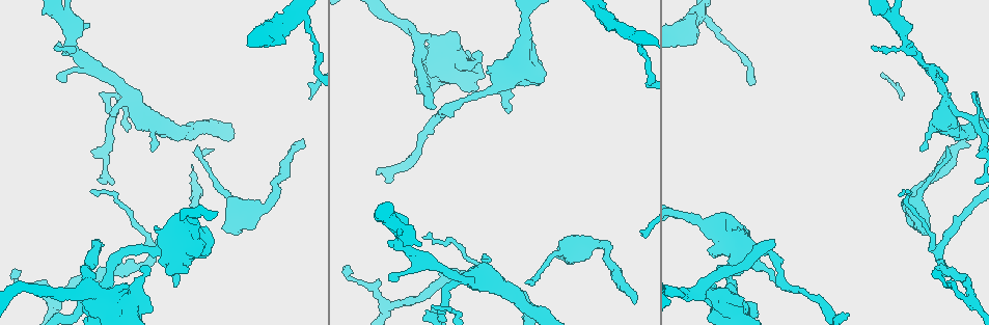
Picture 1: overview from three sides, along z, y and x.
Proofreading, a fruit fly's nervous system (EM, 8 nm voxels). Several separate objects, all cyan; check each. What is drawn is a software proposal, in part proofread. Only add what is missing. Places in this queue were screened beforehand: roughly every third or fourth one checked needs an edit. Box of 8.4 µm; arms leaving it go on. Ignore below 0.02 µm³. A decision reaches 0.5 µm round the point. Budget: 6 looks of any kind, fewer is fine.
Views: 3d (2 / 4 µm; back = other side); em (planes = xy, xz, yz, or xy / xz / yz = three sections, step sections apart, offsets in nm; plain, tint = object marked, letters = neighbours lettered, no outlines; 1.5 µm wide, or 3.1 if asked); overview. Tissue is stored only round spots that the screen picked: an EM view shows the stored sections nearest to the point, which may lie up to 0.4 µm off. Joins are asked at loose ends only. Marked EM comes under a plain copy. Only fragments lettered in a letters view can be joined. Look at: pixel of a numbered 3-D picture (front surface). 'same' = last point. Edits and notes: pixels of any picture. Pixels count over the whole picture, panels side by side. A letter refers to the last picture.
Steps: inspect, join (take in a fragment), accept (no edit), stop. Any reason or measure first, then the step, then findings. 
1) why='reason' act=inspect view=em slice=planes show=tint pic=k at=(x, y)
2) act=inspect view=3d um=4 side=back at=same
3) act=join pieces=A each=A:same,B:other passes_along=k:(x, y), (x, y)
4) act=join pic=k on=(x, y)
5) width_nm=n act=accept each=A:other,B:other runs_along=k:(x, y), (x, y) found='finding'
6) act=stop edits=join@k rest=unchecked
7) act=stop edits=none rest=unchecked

why='thick end' act=inspect view=3d um=4 pic=1 at=(124, 283)

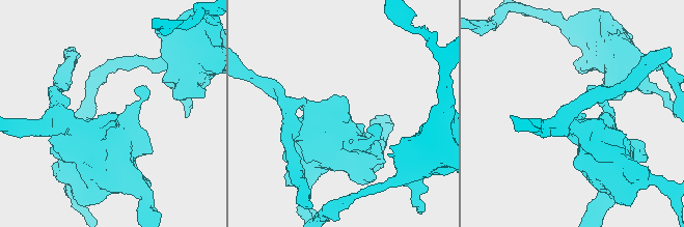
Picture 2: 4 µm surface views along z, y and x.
act=inspect view=em slice=yz step=4 show=tint pic=2 at=(344, 113)

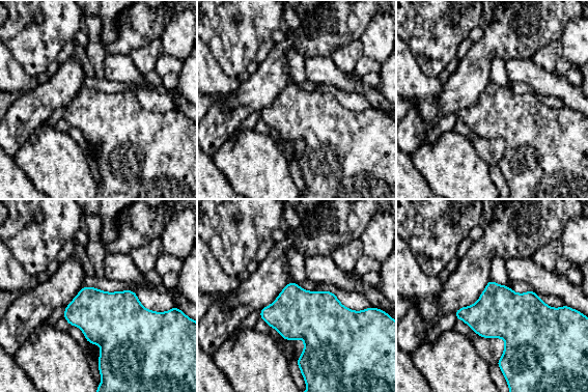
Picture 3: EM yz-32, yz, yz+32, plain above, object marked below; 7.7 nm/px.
why='another direction' act=inspect view=em slice=planes show=letters at=same

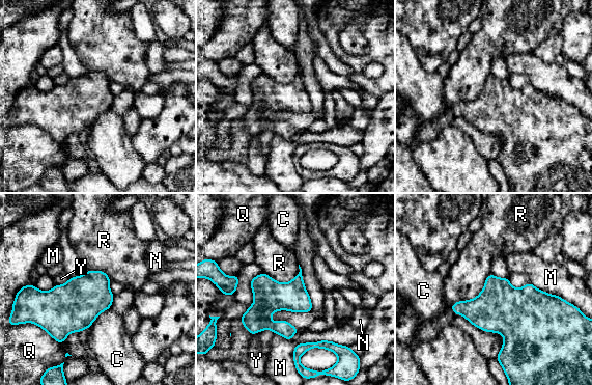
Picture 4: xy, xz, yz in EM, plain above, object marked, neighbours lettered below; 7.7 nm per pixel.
longest_contact=M:440nm act=accept each=C:other,M:other,N:other,Q:other,R:other,Y:other found='no lettered fragment goes on from it'

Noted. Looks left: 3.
act=inspect view=em slice=planes show=tint pic=1 at=(282, 43)

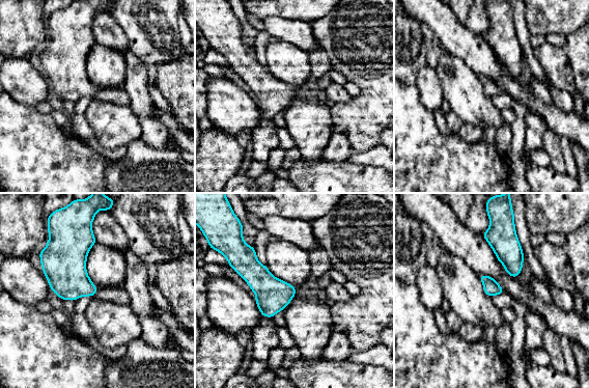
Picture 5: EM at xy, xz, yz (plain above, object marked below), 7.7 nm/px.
why='what lies round it' act=inspect view=em slice=planes show=letters at=same

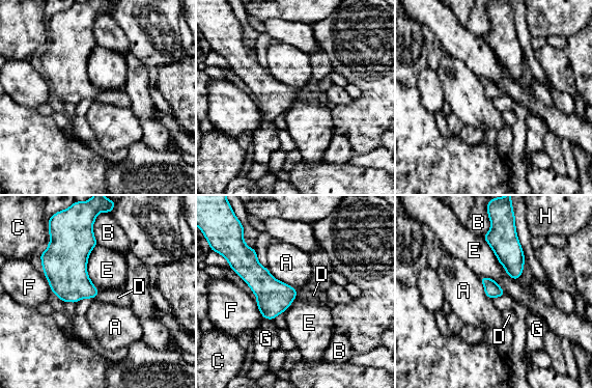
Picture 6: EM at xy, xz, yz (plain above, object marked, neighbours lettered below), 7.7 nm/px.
act=accept each=A:other,B:other,C:other,D:other,E:other,F:other,G:other,H:other border=6:(99, 290), (93, 298) found='none of them fits'

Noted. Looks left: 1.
act=stop edits=none rest=unchecked

